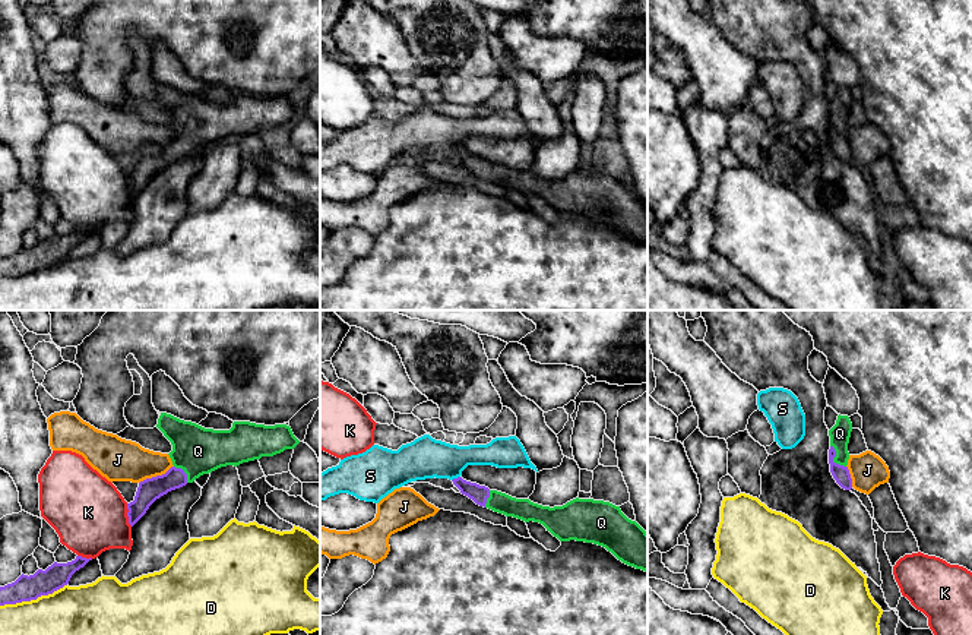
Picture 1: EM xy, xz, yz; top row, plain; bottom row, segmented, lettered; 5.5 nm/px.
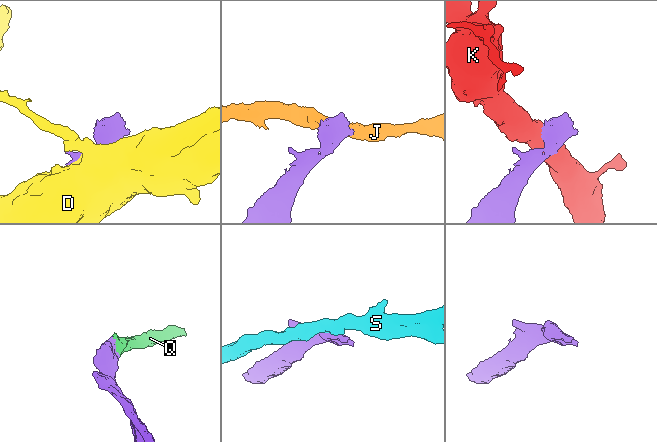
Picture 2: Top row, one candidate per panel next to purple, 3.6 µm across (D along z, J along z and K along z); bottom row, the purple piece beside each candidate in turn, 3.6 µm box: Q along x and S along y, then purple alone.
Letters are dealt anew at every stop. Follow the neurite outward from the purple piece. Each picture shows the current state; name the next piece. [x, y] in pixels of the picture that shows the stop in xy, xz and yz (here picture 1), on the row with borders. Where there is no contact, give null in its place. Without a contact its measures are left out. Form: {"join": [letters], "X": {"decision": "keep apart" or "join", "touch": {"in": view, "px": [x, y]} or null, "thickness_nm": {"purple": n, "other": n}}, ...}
{"join": ["Q"], "D": {"decision": "keep apart", "touch": {"in": "xy", "px": [32, 599]}, "thickness_nm": {"purple": 140, "other": 280}}, "J": {"decision": "keep apart", "touch": {"in": "xy", "px": [157, 476]}, "thickness_nm": {"purple": 130, "other": 240}}, "K": {"decision": "keep apart", "touch": {"in": "xy", "px": [127, 515]}, "thickness_nm": {"purple": 130, "other": 400}}, "Q": {"decision": "join", "touch": {"in": "yz", "px": [833, 457]}, "thickness_nm": {"purple": 90, "other": 110}}, "S": {"decision": "keep apart", "touch": {"in": "xz", "px": [455, 479]}, "thickness_nm": {"purple": 100, "other": 220}}}

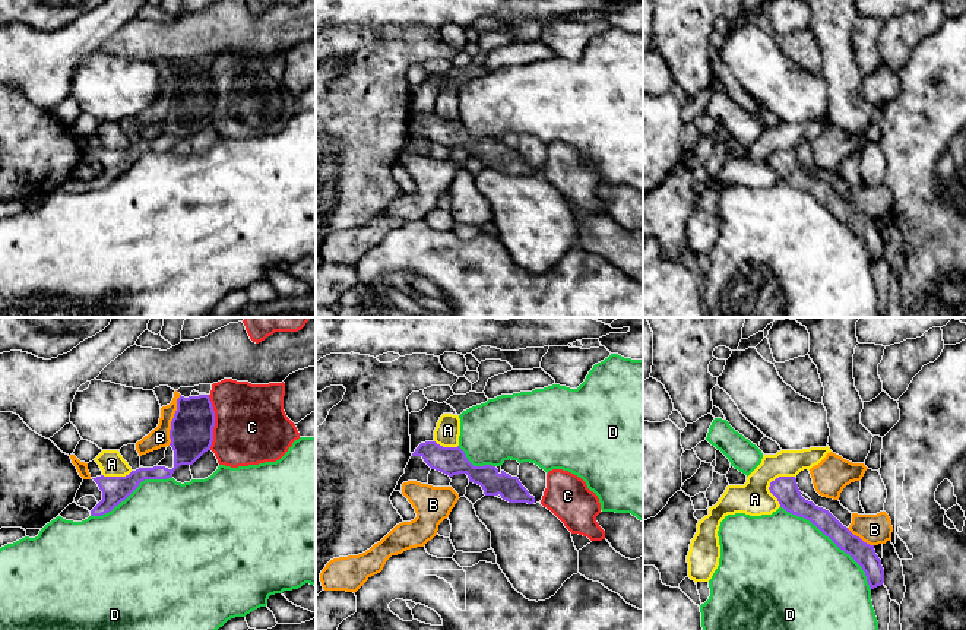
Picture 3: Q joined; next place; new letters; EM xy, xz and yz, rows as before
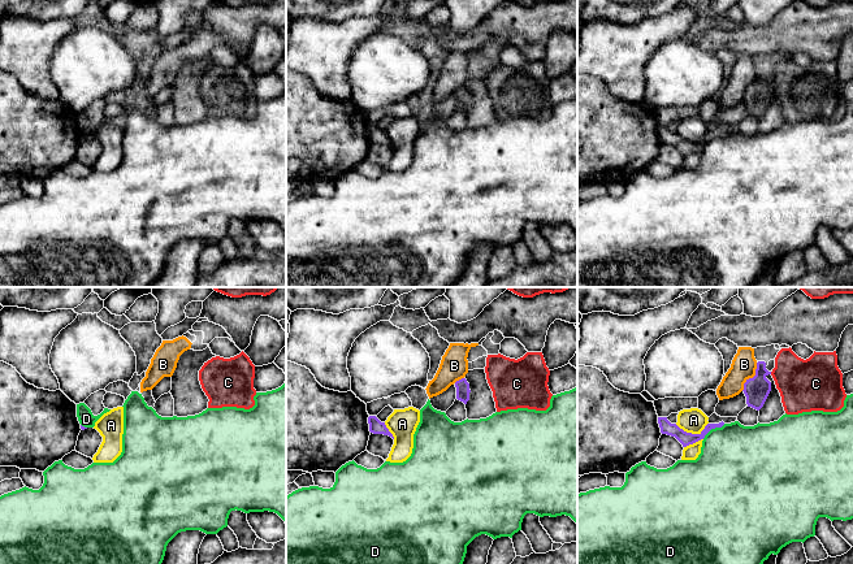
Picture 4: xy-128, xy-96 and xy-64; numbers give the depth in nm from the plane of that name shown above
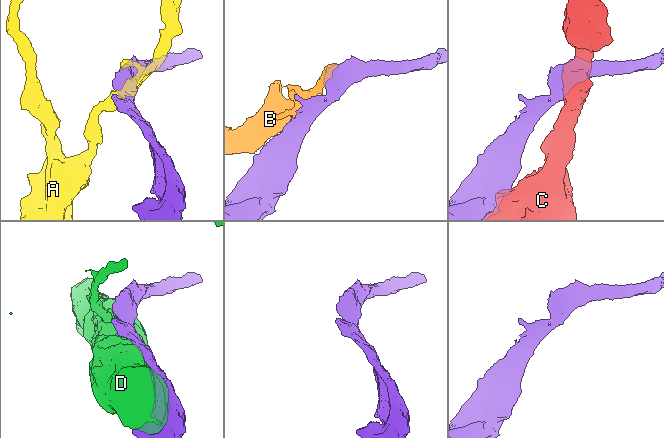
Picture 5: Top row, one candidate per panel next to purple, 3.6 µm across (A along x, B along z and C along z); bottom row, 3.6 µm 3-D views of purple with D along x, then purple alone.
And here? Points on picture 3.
{"join": [], "A": {"decision": "keep apart", "touch": {"in": "yz", "px": [770, 483]}, "thickness_nm": {"purple": 140, "other": 190}}, "B": {"decision": "keep apart", "touch": {"in": "xy", "px": [173, 420]}, "thickness_nm": {"purple": 240, "other": 110}}, "C": {"decision": "keep apart", "touch": {"in": "xy", "px": [214, 423]}, "thickness_nm": {"purple": 240, "other": 400}}, "D": {"decision": "keep apart", "touch": {"in": "yz", "px": [832, 540]}, "thickness_nm": {"purple": 120, "other": 500}}}

